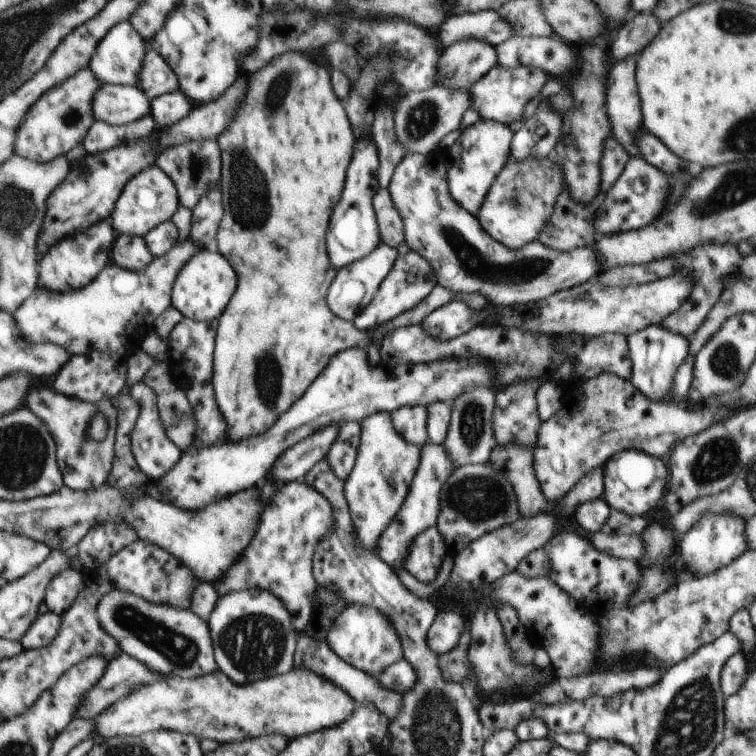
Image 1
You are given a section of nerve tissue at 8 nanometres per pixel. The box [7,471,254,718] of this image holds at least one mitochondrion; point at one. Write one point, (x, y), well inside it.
(179, 650)

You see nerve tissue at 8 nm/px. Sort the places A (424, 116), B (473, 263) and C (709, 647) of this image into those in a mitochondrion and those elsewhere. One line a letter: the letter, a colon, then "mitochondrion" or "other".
A: mitochondrion
B: mitochondrion
C: other

